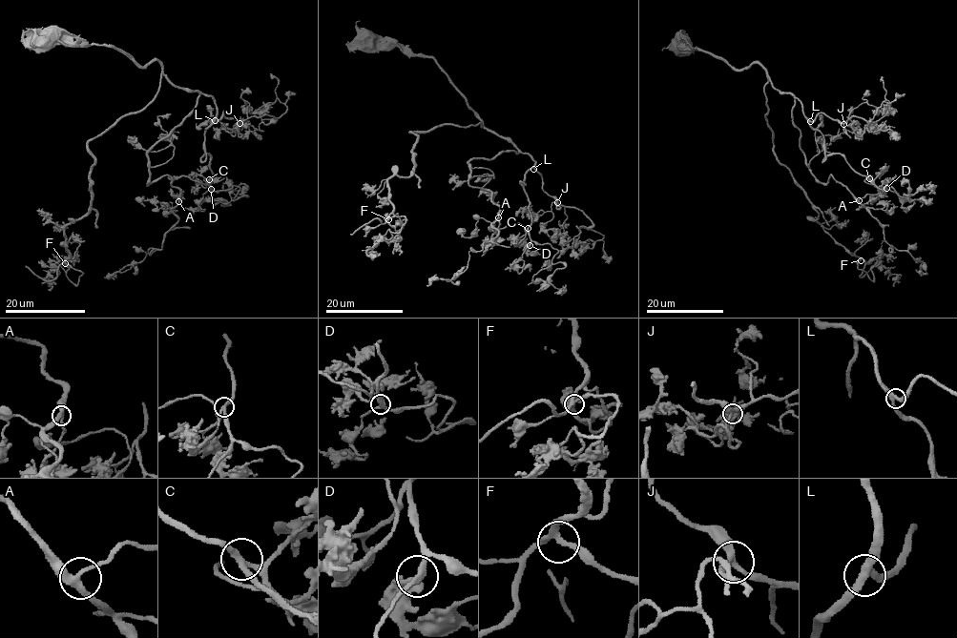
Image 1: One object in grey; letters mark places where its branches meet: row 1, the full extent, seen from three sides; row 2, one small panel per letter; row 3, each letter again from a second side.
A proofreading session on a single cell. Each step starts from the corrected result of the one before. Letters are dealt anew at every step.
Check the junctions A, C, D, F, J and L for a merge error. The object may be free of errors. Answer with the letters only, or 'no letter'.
no letter

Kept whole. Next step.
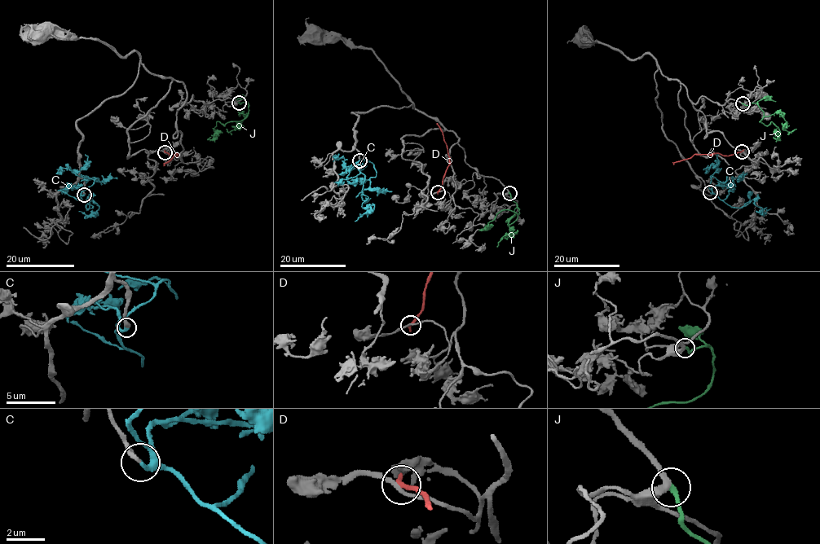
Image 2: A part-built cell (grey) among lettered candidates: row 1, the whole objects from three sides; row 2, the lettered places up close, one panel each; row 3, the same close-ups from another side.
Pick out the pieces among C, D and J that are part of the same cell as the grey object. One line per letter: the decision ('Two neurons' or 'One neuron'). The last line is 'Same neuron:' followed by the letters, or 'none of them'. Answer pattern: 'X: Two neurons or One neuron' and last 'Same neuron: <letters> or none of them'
C: One neuron
D: Two neurons
J: One neuron
Same neuron: C, J

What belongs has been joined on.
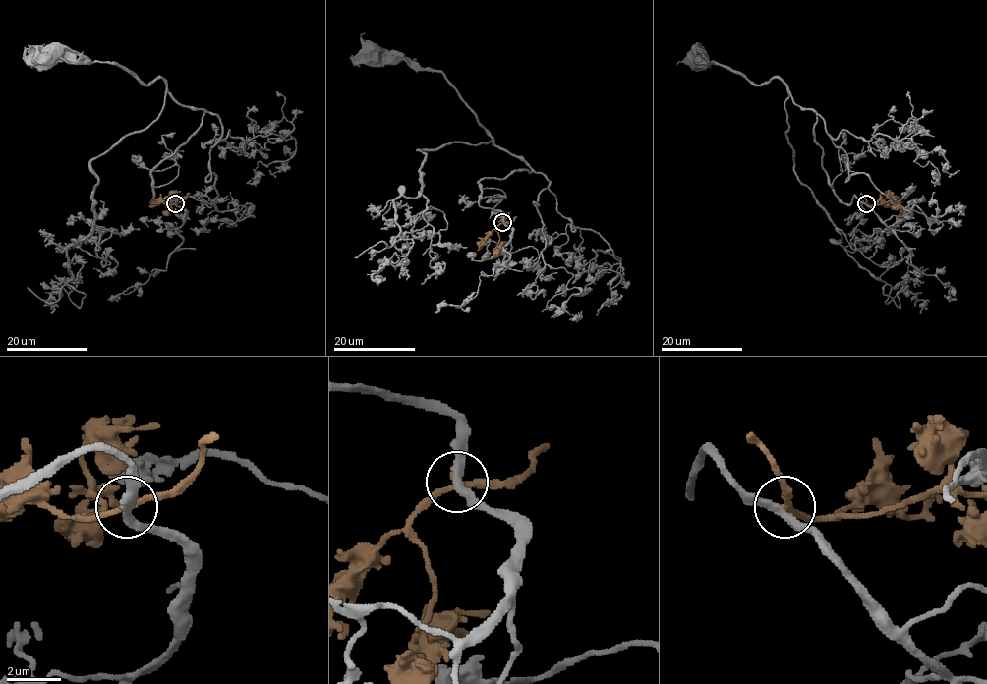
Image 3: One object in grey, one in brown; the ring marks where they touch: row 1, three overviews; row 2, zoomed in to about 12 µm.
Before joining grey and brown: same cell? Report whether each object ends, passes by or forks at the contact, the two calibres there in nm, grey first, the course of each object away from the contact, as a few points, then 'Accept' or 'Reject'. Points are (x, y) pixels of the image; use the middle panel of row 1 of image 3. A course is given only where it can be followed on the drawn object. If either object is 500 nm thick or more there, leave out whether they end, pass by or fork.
At the ring grey passes by. At the ring brown passes by. Thickness 300 nm (grey) against 220 nm. Course of grey: (502, 222), (498, 210), (479, 205), (479, 182), (531, 168), (495, 144), (440, 72), (372, 55). Course of brown: (502, 222), (496, 227), (499, 238), (497, 255), (491, 258). Accept

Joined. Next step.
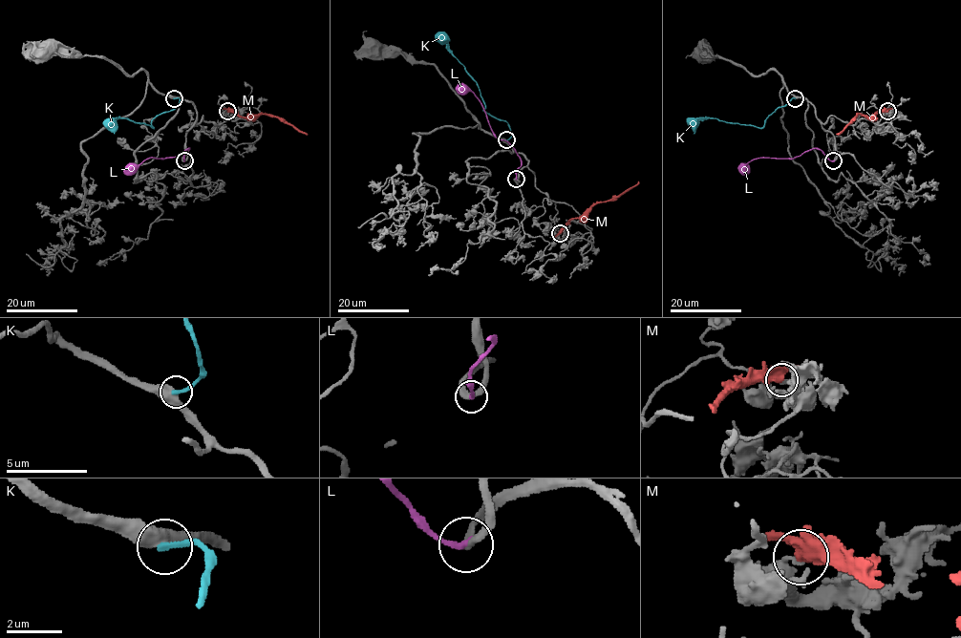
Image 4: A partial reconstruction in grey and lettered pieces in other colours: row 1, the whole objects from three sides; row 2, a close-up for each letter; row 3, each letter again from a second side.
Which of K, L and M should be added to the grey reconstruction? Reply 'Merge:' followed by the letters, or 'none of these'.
Merge: none of these

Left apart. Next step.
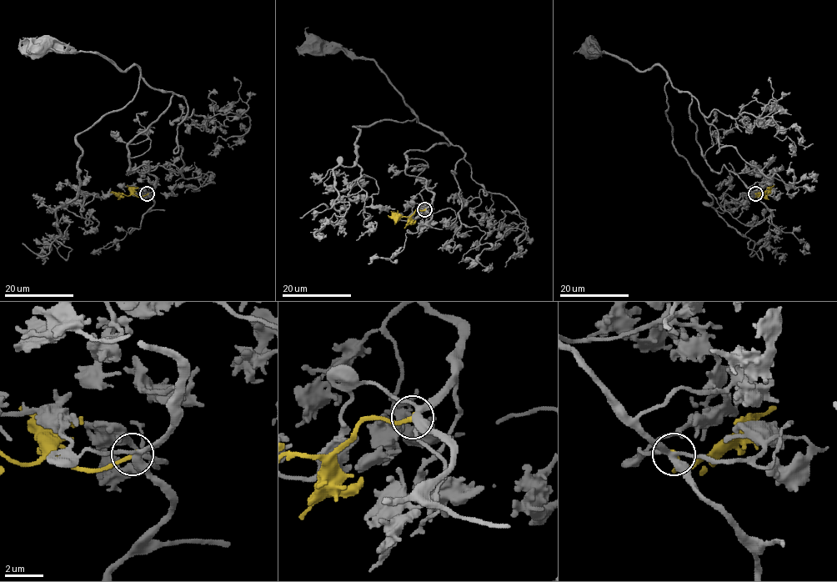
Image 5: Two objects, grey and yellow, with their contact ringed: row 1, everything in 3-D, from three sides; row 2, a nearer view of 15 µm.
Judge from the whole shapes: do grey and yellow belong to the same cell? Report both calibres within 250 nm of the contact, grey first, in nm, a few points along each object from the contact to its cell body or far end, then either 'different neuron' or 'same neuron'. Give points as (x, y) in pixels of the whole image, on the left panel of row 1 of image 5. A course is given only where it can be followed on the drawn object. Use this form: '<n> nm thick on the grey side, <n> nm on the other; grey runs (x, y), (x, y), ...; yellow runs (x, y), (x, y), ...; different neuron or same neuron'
320 nm thick on the grey side, 240 nm on the other; grey runs (147, 193), (155, 178), (144, 164), (127, 172), (127, 144), (172, 92), (95, 52), (37, 53); yellow runs (147, 193), (138, 196), (110, 192); same neuron

